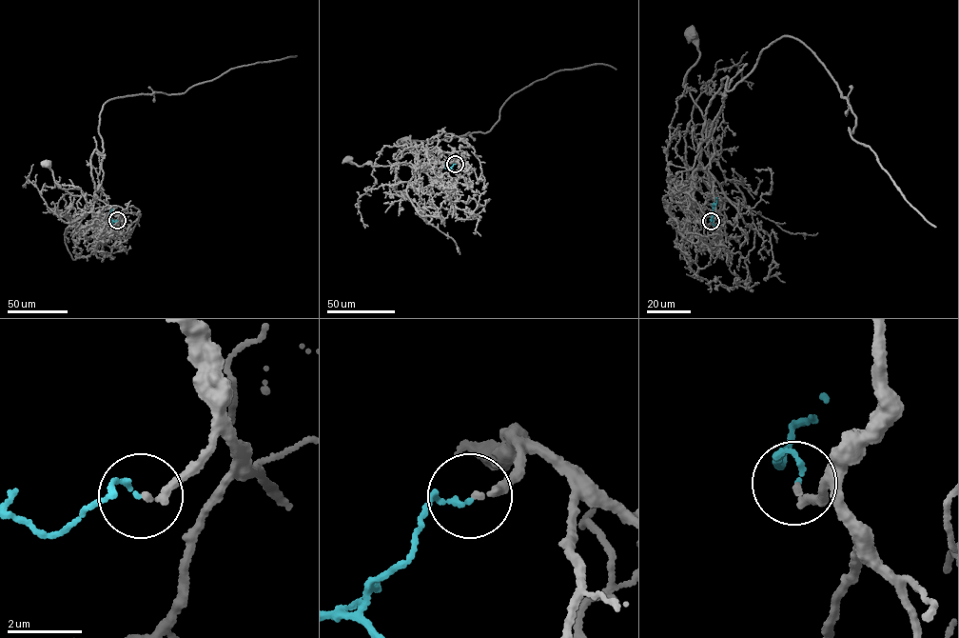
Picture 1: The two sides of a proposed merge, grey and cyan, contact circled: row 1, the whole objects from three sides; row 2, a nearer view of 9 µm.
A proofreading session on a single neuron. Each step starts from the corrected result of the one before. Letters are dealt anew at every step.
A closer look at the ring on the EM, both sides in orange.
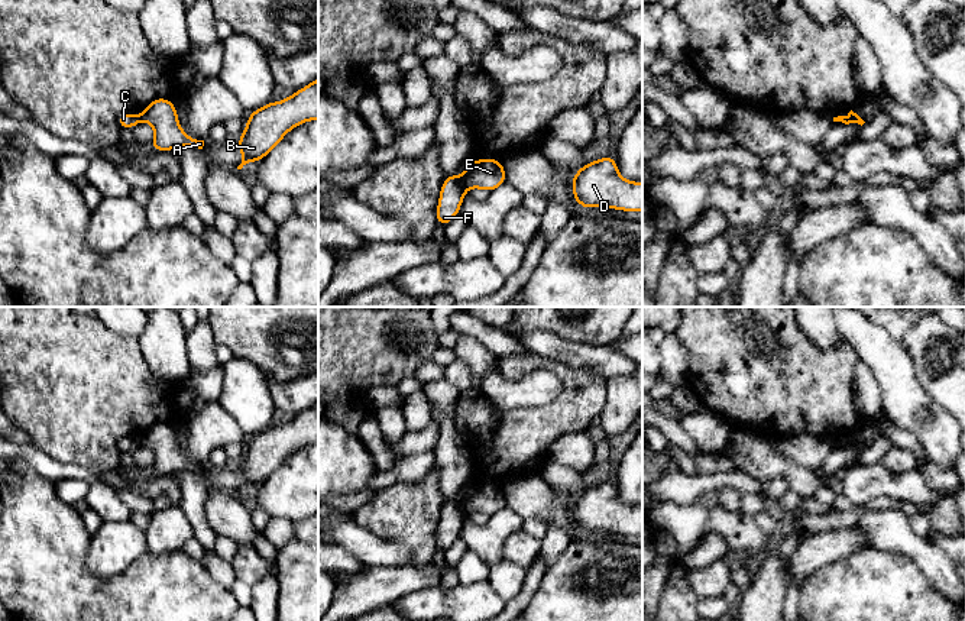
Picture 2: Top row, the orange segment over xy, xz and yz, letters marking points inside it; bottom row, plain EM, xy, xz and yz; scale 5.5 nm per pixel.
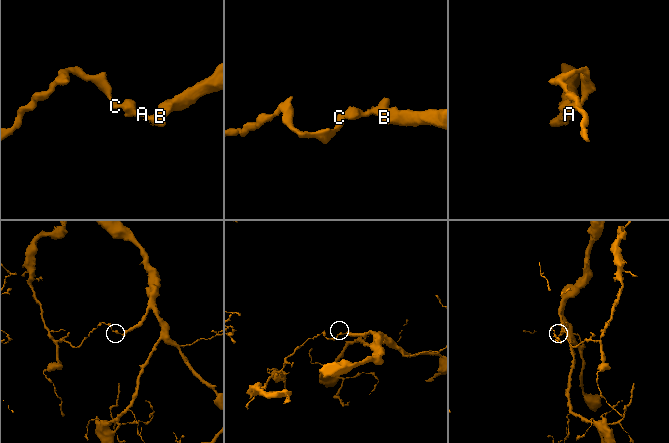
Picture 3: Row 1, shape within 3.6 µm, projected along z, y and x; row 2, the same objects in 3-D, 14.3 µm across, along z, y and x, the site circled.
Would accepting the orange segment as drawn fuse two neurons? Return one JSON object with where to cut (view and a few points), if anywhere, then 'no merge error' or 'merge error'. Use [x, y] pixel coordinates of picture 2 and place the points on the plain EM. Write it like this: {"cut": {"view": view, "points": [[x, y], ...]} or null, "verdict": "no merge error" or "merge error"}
{"cut": {"view": "xz", "points": [[460, 503], [466, 511]]}, "verdict": "merge error"}

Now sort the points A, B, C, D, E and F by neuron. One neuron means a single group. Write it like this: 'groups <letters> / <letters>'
groups A B D E / C F

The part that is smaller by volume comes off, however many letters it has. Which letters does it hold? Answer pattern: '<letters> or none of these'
C, F

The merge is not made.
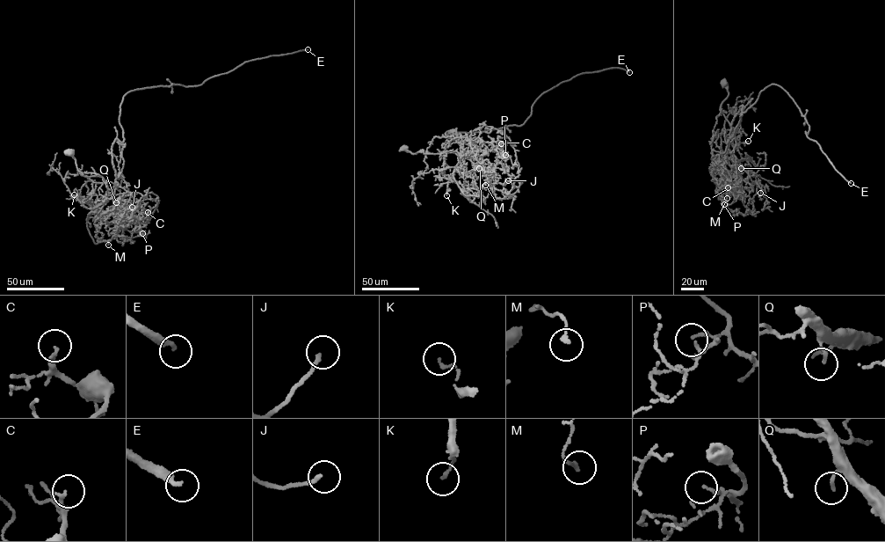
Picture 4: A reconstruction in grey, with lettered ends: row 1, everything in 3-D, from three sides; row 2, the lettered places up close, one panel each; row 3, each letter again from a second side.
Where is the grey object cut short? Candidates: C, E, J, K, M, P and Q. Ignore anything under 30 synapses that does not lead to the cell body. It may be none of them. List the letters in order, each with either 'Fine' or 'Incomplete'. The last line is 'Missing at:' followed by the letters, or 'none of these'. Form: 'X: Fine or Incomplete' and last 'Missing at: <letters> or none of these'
C: Fine
E: Incomplete
J: Incomplete
K: Fine
M: Fine
P: Fine
Q: Incomplete
Missing at: E, J, Q

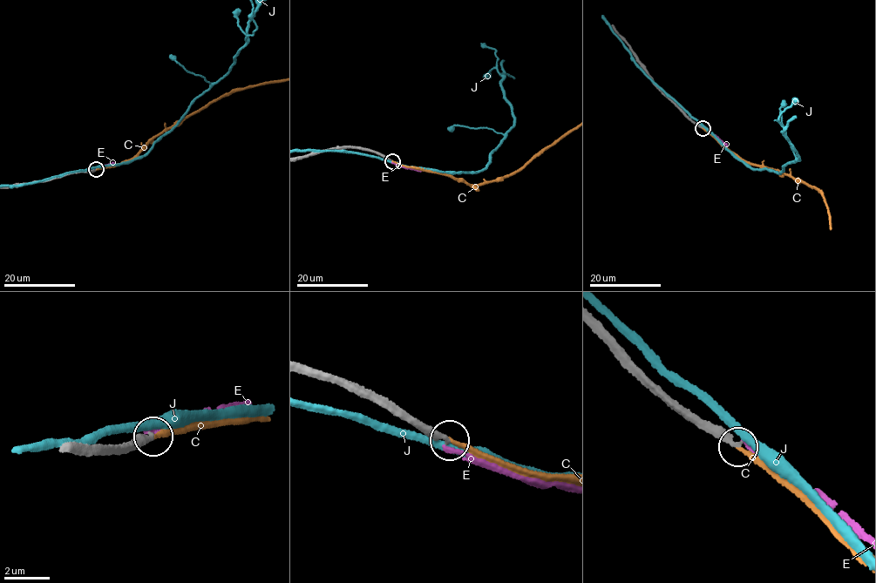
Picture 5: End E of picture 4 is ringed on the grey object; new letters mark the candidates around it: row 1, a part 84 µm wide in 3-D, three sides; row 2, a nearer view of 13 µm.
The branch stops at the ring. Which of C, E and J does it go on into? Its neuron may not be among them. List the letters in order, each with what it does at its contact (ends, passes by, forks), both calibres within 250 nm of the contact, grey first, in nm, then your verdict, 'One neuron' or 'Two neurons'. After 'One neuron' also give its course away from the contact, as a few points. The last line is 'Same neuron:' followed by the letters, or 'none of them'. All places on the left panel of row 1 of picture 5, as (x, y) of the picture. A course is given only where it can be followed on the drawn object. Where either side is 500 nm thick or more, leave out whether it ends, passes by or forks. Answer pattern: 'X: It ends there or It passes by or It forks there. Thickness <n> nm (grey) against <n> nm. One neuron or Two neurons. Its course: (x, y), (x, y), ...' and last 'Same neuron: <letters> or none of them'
C: It ends there. Thickness 300 nm (grey) against 180 nm. One neuron
E: It ends there. Thickness 280 nm (grey) against 190 nm. Two neurons
J: It passes by. Thickness 360 nm (grey) against 340 nm. Two neurons
Same neuron: C

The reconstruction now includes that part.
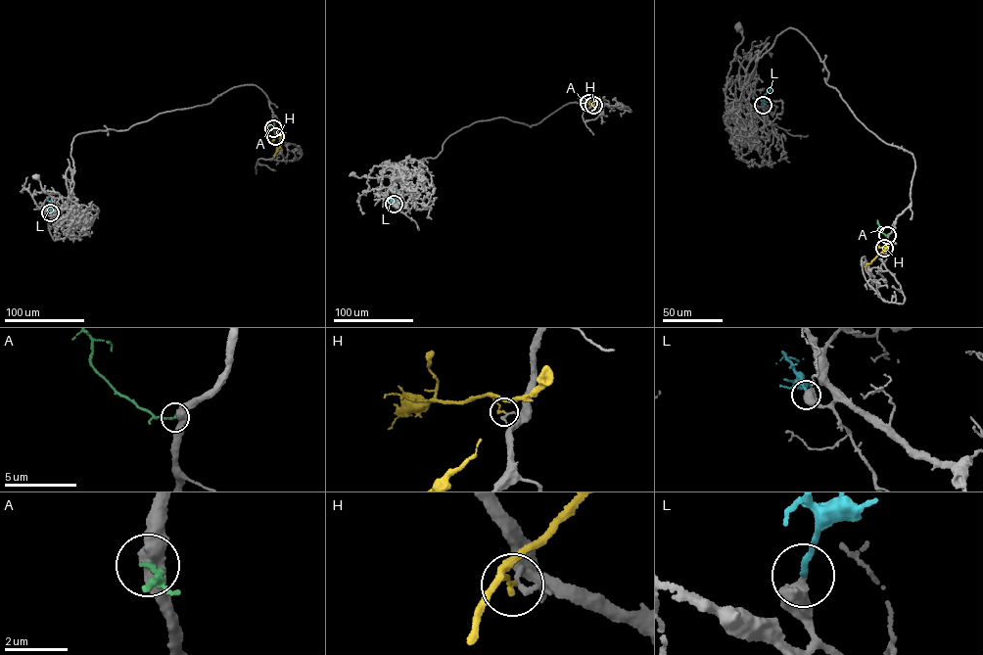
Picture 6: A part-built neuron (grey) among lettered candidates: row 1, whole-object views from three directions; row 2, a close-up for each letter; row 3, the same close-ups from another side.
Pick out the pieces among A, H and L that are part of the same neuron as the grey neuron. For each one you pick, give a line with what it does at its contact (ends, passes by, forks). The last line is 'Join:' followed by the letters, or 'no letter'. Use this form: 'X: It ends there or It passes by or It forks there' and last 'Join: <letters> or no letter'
L: It ends there
Join: L

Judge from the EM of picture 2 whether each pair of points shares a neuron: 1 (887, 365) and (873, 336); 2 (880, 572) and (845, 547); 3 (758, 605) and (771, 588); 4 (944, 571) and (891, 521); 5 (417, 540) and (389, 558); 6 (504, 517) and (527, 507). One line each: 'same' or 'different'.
1: same
2: different
3: same
4: same
5: different
6: different

